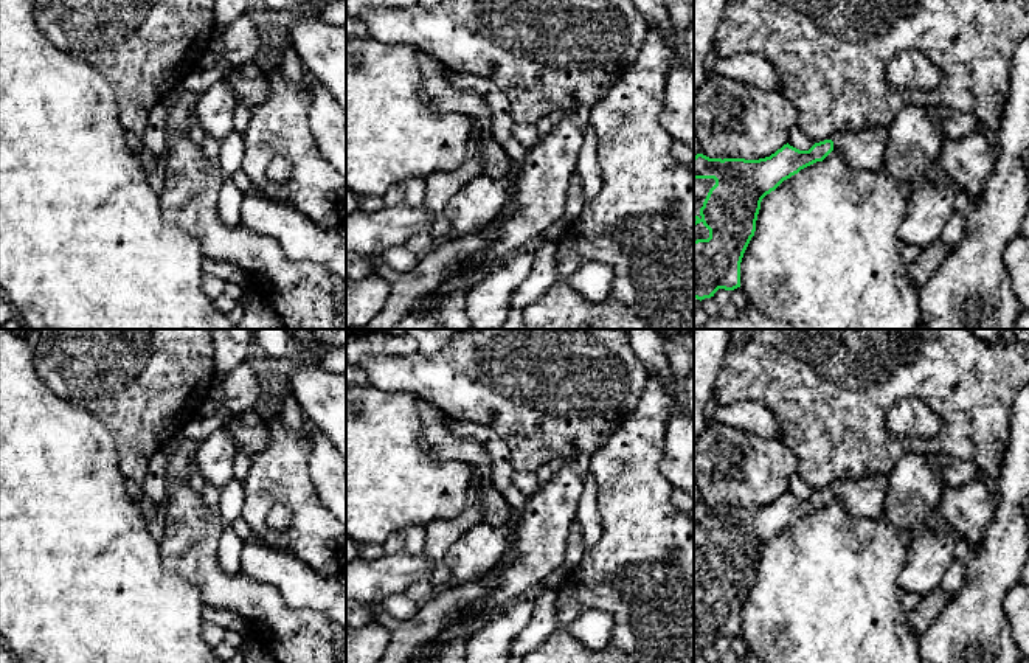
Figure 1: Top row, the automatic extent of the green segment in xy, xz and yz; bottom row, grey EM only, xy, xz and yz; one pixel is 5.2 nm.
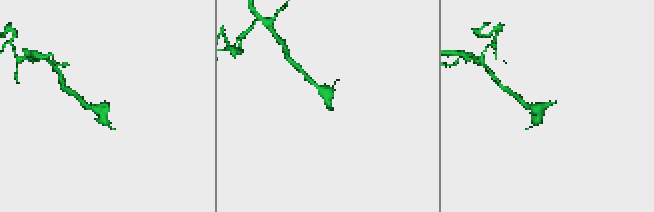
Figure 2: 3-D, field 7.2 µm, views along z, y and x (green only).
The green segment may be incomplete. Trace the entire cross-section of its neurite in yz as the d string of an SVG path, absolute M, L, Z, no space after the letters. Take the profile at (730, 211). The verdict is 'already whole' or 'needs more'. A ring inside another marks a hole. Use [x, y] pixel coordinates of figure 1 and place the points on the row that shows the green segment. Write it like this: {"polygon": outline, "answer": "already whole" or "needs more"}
{"polygon": "M868 127L837 134L832 140L815 143L809 151L799 151L787 143L770 157L759 160L722 160L697 154L694 157L694 298L702 301L714 297L719 289L740 287L740 262L754 236L760 202L784 180L823 161L833 149L844 152L849 168L880 169L885 165L888 141L888 129Z", "answer": "needs more"}

